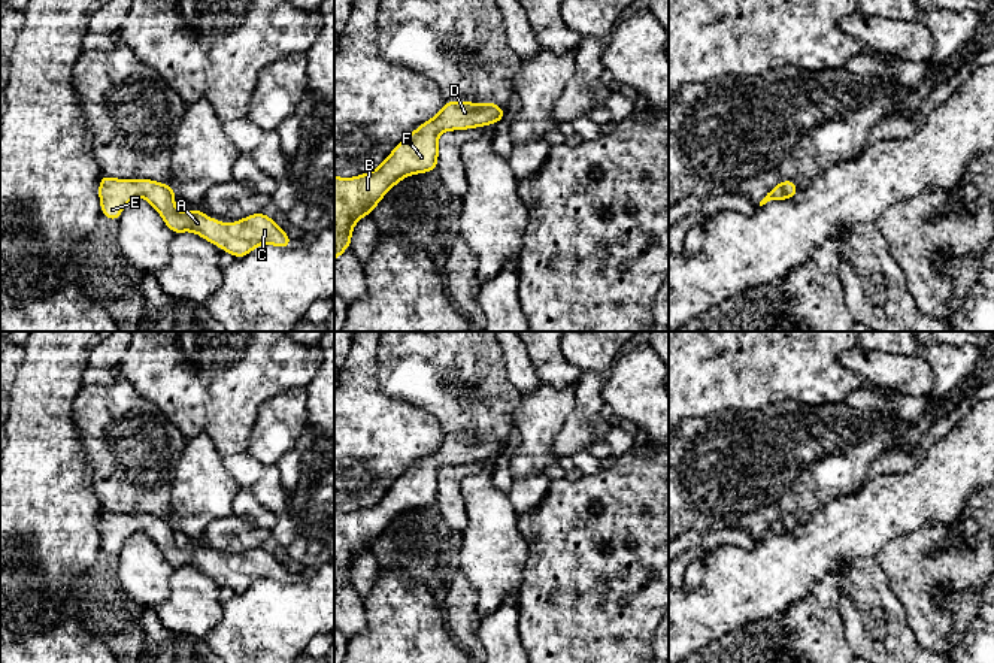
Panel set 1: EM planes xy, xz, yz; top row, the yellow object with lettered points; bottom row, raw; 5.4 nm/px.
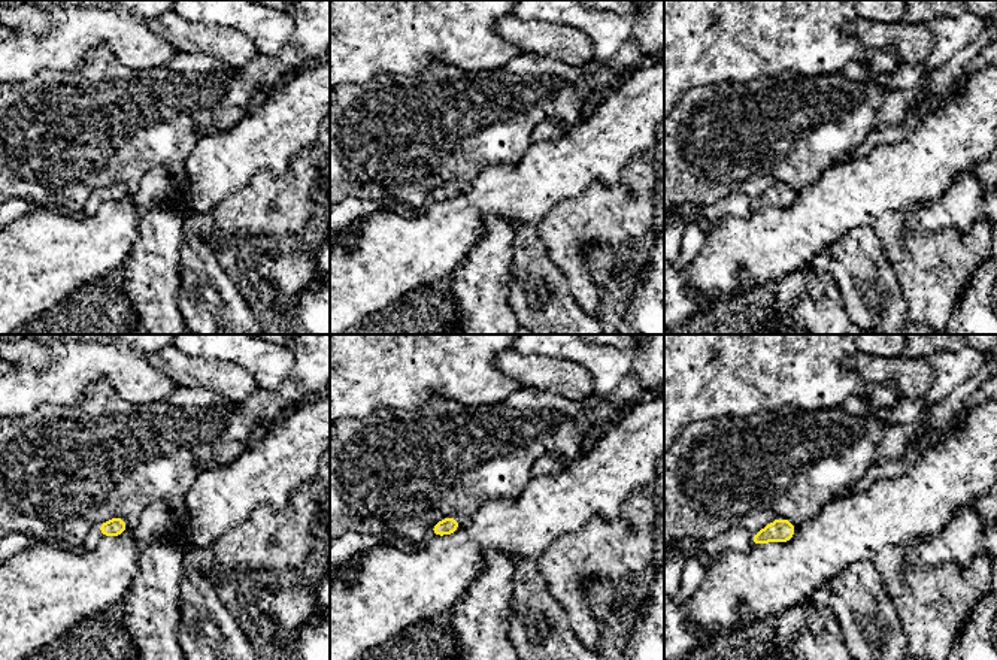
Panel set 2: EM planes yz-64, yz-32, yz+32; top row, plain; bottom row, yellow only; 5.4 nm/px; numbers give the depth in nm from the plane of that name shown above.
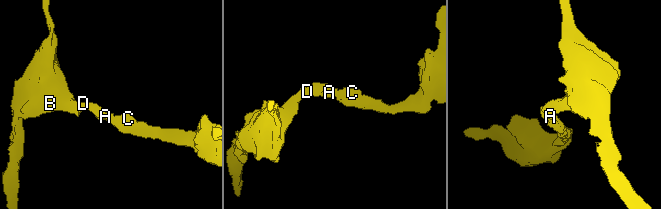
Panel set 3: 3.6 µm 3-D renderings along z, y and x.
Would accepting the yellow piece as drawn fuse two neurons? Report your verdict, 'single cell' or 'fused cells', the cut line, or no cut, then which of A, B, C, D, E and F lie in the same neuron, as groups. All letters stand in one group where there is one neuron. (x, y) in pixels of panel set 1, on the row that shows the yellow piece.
single cell | no cut | A B C D E F

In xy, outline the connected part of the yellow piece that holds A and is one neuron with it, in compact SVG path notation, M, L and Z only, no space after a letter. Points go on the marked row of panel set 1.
M101 175L99 197L101 202L101 215L113 221L119 220L121 211L130 200L133 200L134 197L145 197L158 211L167 227L175 234L185 230L194 231L203 239L209 240L212 245L219 245L219 251L231 252L236 258L248 255L255 246L261 243L272 243L279 248L287 248L293 245L293 240L282 228L276 225L273 218L266 217L263 212L246 217L237 222L227 222L225 233L222 231L222 220L210 220L206 217L204 212L196 209L181 214L175 209L175 188L149 179L127 181L112 179Z

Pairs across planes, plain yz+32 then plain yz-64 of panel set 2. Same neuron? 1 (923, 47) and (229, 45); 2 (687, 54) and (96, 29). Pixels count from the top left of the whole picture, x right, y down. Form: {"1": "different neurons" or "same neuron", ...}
{"1": "same neuron", "2": "same neuron"}

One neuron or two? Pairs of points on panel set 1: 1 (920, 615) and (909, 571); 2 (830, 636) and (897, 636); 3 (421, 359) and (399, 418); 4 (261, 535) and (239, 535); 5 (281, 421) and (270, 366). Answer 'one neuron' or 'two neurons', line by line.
1: one neuron
2: two neurons
3: two neurons
4: one neuron
5: two neurons

